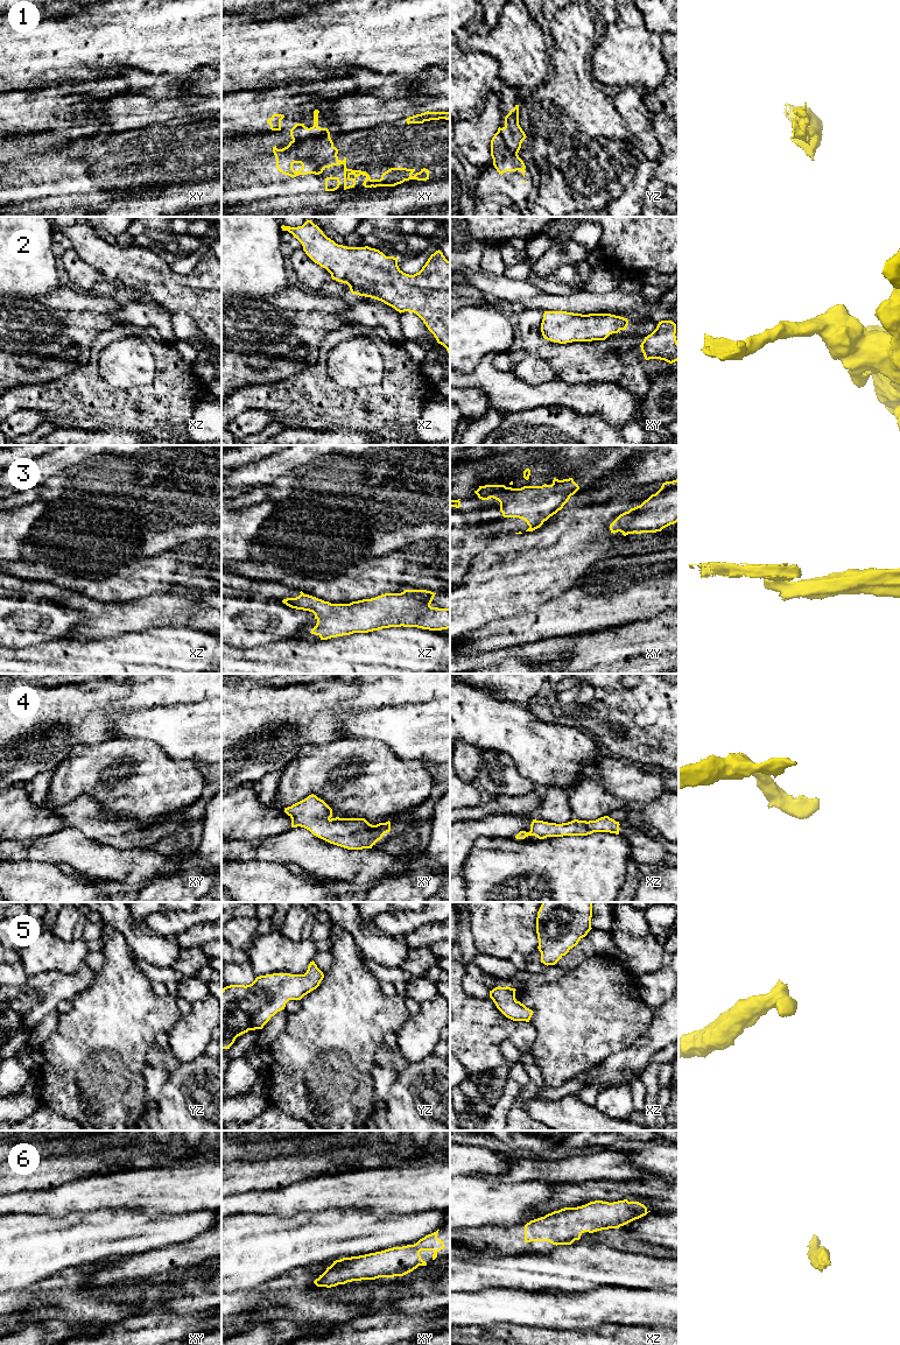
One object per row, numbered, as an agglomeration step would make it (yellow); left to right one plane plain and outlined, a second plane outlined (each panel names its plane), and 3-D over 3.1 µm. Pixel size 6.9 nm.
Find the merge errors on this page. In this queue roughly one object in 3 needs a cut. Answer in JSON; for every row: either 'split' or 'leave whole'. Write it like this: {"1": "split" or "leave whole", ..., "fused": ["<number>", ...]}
{"1": "split", "2": "leave whole", "3": "split", "4": "leave whole", "5": "leave whole", "6": "leave whole", "fused": ["1", "3"]}

